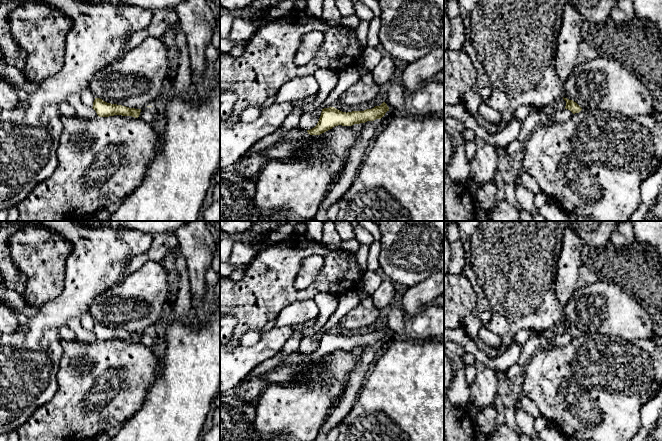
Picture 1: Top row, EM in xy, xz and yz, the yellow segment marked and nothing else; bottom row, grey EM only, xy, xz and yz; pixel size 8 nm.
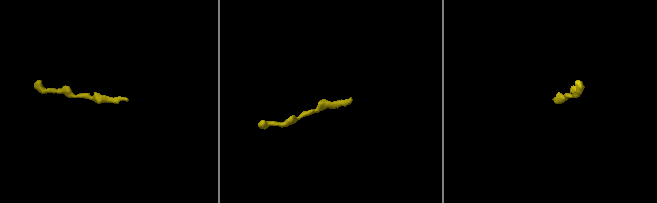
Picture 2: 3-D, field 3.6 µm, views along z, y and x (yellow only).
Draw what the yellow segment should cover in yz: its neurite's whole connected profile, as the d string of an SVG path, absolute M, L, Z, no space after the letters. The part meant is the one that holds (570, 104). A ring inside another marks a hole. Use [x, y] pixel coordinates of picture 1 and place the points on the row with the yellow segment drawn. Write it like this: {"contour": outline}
{"contour": "M563 97L563 99L566 101L565 109L570 110L573 114L579 113L582 110L582 108L573 100L569 100L564 97Z"}

